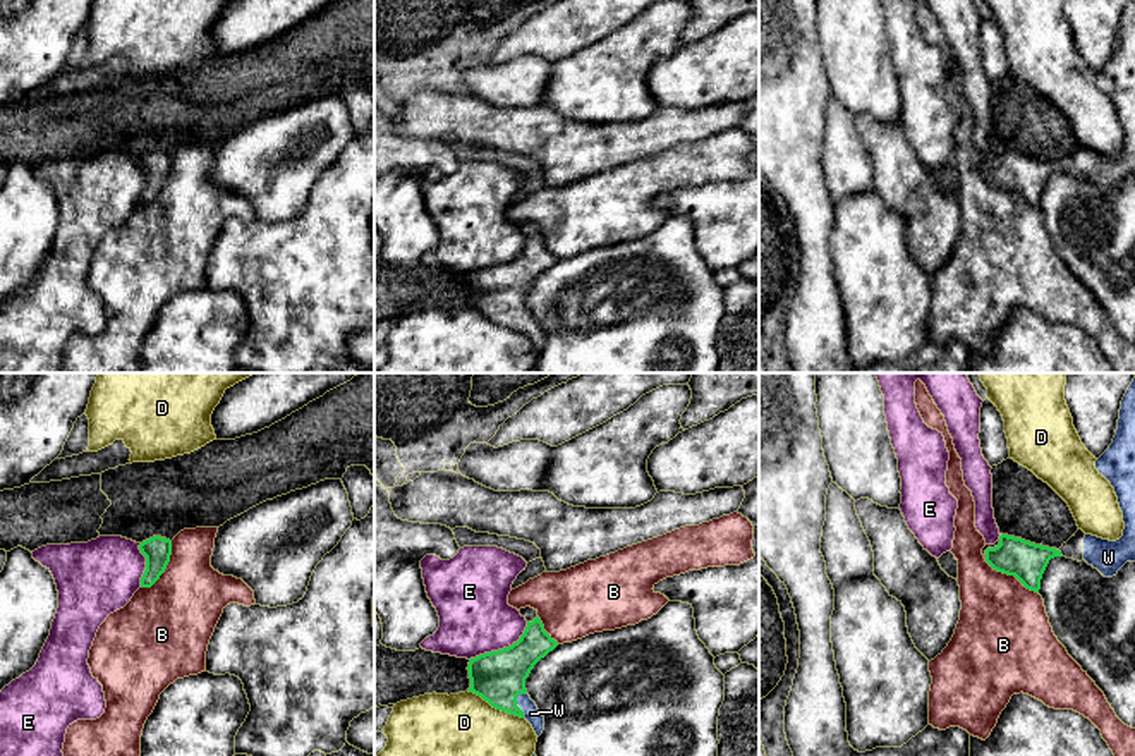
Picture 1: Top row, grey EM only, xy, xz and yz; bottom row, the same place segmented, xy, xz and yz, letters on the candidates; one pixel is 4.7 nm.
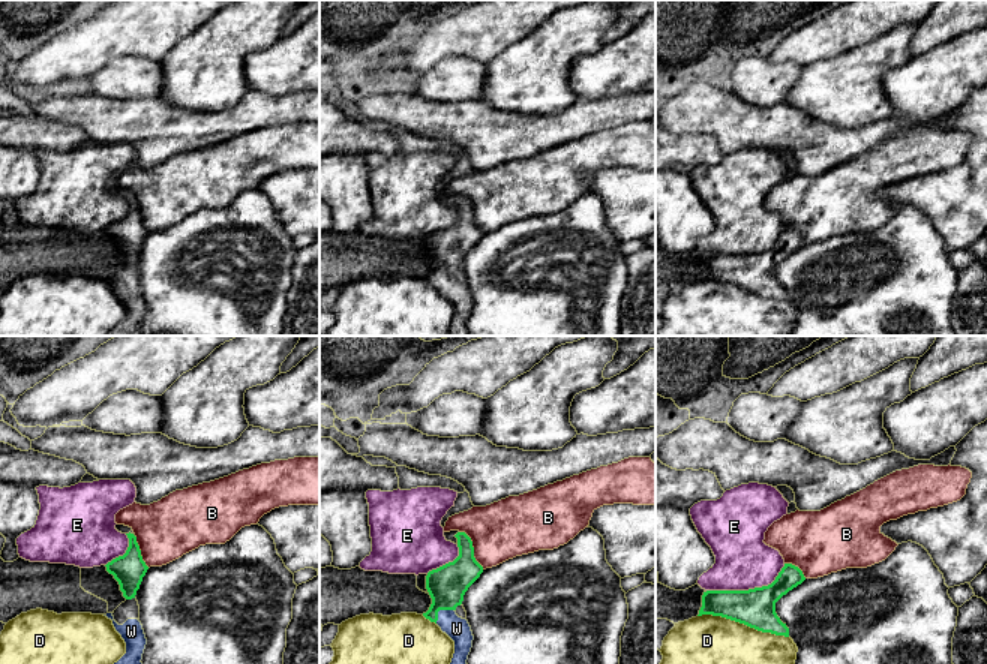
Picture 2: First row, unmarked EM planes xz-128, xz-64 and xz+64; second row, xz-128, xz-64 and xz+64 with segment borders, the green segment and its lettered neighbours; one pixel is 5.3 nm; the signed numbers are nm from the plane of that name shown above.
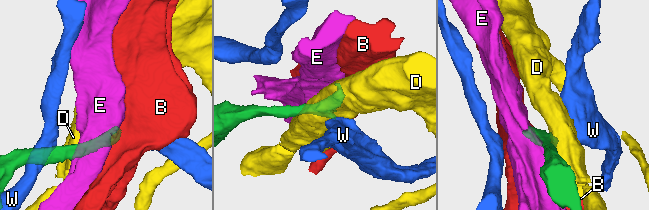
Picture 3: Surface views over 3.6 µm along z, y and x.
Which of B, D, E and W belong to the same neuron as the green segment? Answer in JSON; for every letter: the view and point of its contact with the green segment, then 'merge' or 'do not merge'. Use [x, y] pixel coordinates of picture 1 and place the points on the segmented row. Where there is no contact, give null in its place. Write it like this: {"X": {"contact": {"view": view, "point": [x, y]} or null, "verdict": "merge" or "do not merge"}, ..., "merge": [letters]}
{"B": {"contact": {"view": "xy", "point": [165, 567]}, "verdict": "do not merge"}, "D": {"contact": {"view": "xz", "point": [495, 707]}, "verdict": "do not merge"}, "E": {"contact": {"view": "xz", "point": [503, 648]}, "verdict": "do not merge"}, "W": {"contact": {"view": "xz", "point": [515, 703]}, "verdict": "merge"}, "merge": ["W"]}

